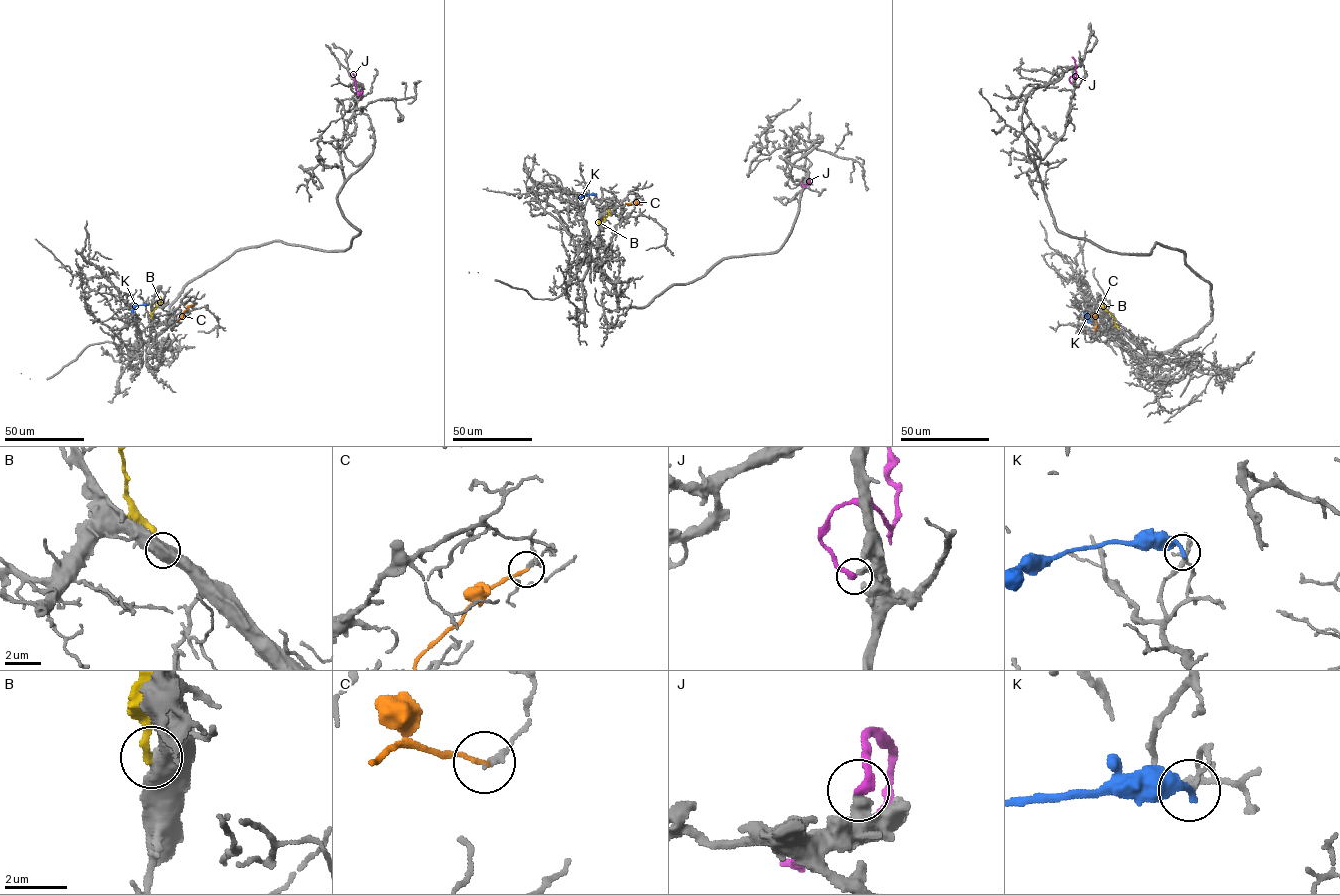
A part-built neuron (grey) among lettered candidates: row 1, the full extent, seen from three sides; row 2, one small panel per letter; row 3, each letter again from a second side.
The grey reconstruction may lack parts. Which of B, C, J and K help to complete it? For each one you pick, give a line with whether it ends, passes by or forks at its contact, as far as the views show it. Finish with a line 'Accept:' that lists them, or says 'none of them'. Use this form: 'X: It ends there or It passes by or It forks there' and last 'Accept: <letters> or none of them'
Accept: none of them

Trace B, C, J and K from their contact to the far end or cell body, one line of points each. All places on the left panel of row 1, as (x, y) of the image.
B: (151, 317), (160, 302), (160, 296)
C: (192, 304), (177, 320)
J: (360, 97), (362, 91), (357, 92), (355, 89), (352, 73)
K: (147, 305), (136, 305), (131, 312)

